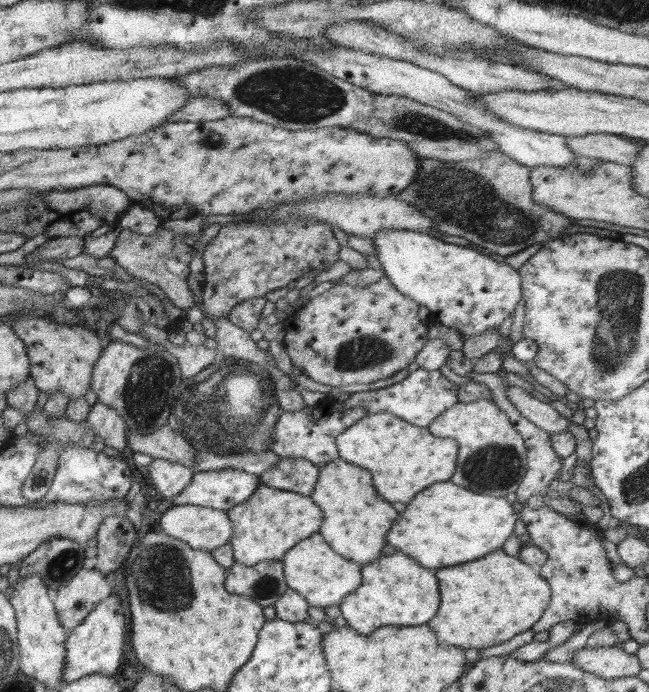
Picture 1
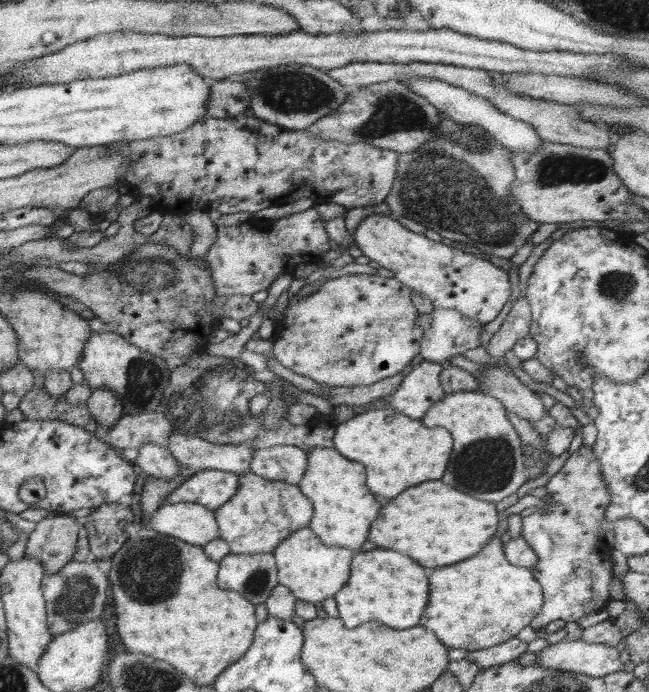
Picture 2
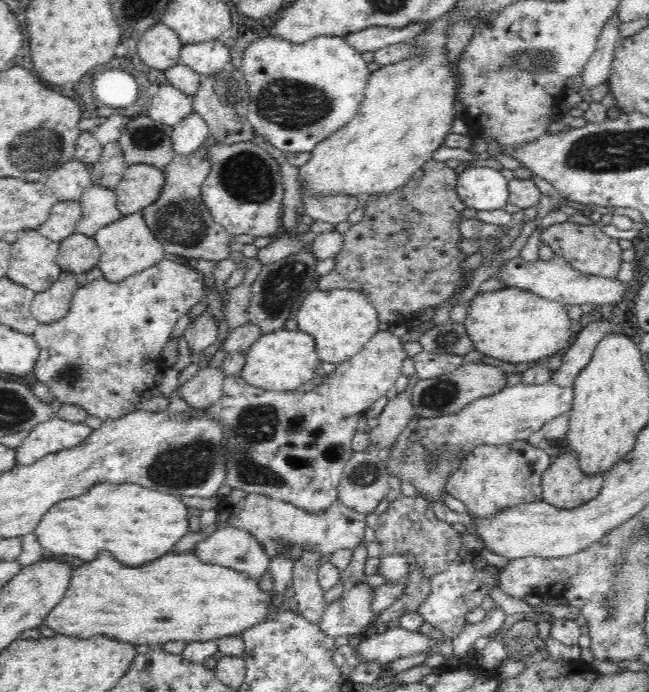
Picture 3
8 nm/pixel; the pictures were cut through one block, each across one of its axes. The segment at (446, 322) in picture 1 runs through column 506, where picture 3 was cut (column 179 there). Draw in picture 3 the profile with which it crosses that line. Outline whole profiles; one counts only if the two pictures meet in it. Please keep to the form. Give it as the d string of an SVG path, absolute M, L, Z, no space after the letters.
M162 259L158 264L120 282L102 278L79 286L64 318L53 323L39 323L39 327L33 332L40 356L32 374L38 383L48 386L50 393L62 405L76 405L103 422L120 419L134 411L142 402L154 397L152 390L157 388L157 361L162 356L162 348L174 332L178 318L200 300L206 300L206 309L216 321L224 319L218 289L214 286L206 291L203 274L180 260Z

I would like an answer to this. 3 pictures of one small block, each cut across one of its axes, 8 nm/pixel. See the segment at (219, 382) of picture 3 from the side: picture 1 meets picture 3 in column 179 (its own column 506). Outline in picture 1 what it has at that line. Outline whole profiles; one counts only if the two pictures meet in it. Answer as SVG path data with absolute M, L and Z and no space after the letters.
M508 386L506 390L508 399L516 406L520 414L536 424L538 428L550 434L569 432L571 420L560 415L556 408L546 402L540 402L522 388Z

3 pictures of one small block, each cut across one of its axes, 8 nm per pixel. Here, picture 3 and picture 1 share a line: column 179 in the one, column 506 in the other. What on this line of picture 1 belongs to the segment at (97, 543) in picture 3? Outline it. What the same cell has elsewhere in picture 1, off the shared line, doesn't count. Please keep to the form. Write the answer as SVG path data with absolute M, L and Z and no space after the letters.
M450 480L432 484L420 492L400 514L396 526L388 530L386 542L412 556L424 568L444 568L478 560L488 552L502 548L514 534L519 517L506 497L471 492Z

